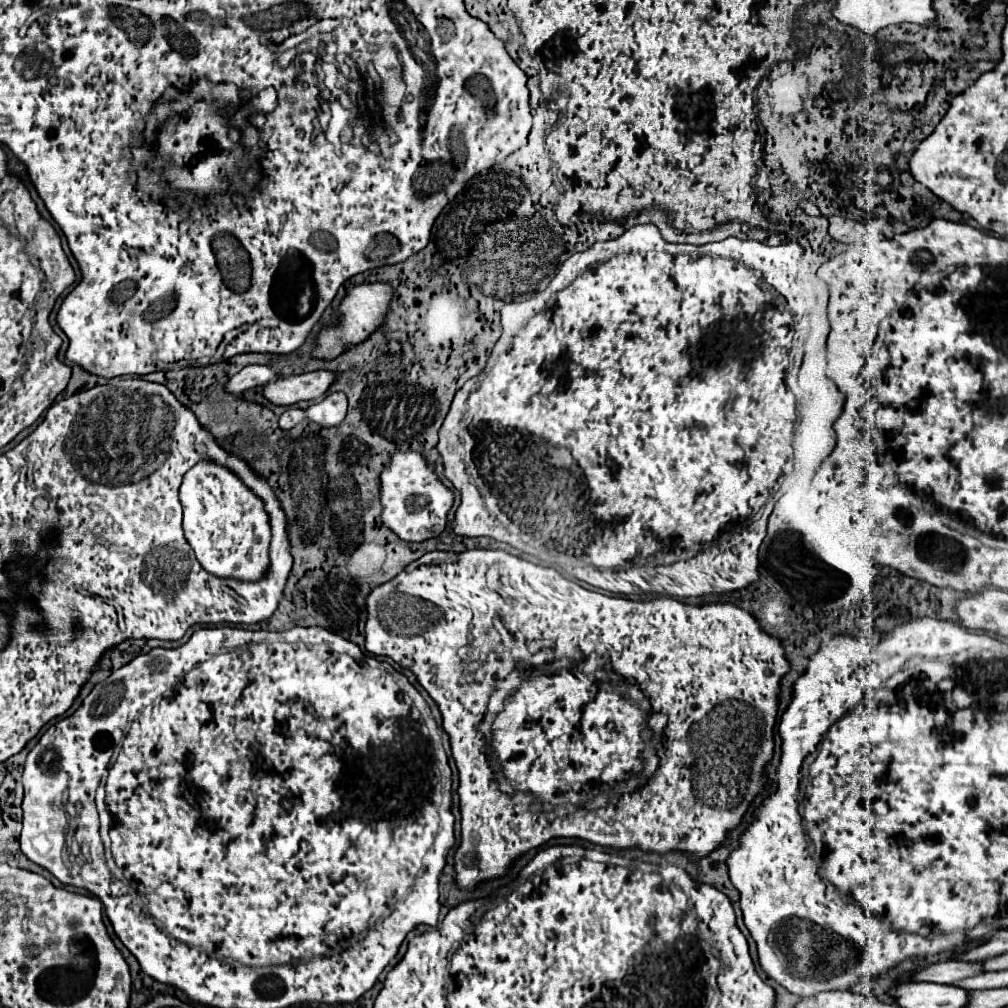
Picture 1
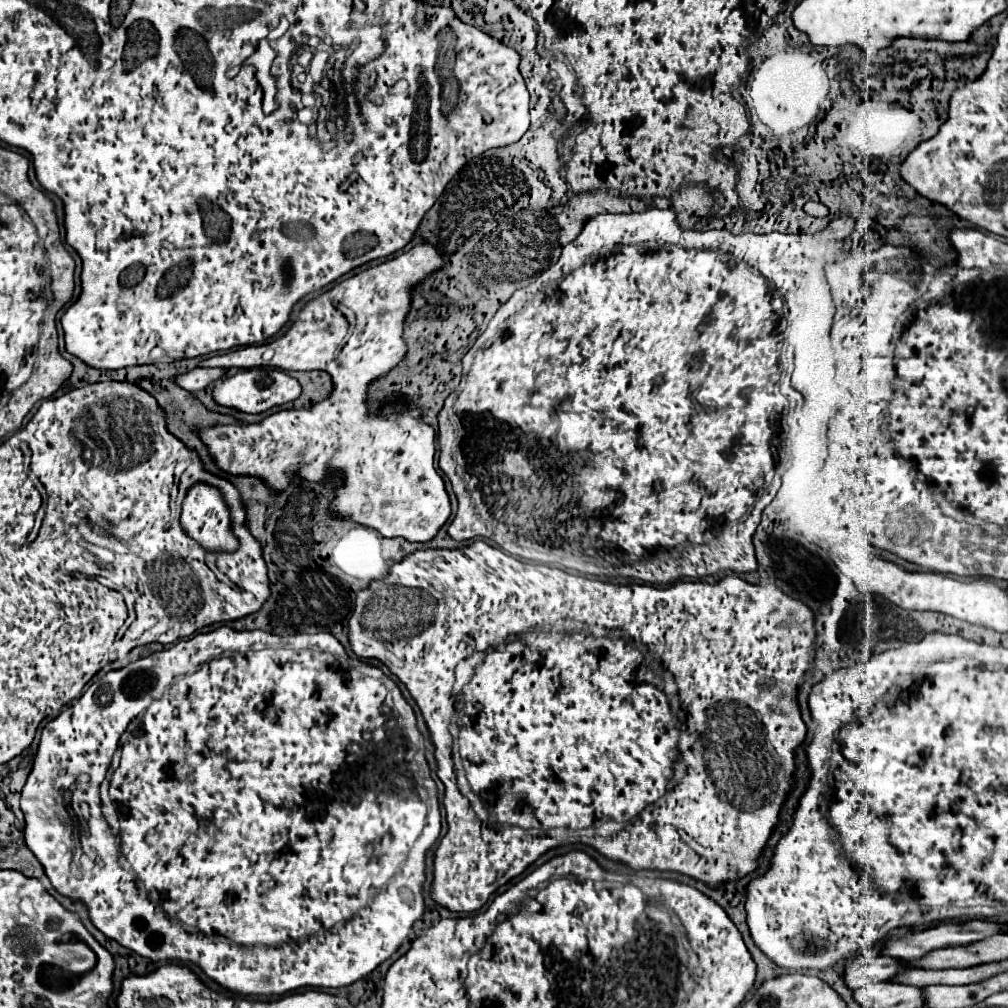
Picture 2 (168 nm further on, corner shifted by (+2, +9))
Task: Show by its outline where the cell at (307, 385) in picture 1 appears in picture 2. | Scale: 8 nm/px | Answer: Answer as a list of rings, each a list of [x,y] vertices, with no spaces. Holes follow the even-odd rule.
[[[249,369],[249,371],[239,371],[233,377],[225,377],[215,383],[213,397],[219,405],[225,407],[235,407],[245,413],[261,413],[271,407],[295,401],[301,395],[301,385],[297,379],[289,377],[281,369]]]

